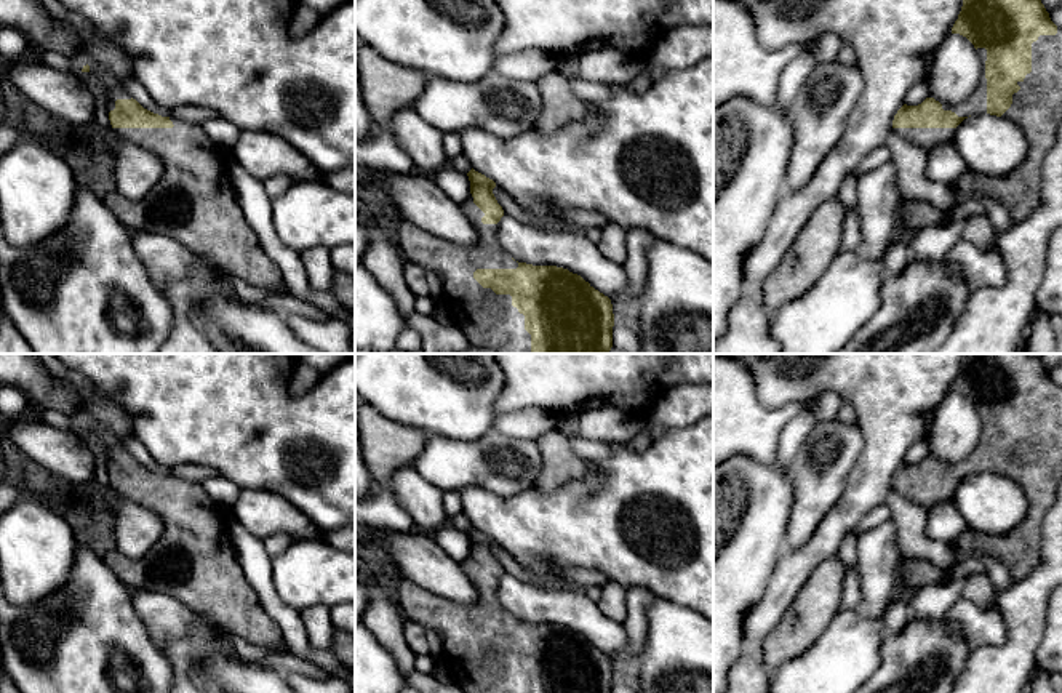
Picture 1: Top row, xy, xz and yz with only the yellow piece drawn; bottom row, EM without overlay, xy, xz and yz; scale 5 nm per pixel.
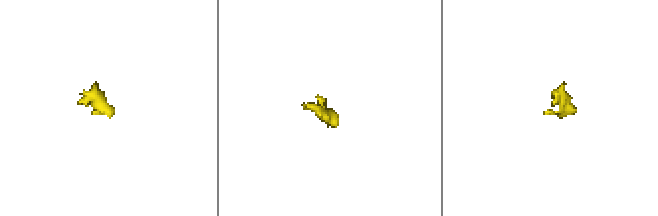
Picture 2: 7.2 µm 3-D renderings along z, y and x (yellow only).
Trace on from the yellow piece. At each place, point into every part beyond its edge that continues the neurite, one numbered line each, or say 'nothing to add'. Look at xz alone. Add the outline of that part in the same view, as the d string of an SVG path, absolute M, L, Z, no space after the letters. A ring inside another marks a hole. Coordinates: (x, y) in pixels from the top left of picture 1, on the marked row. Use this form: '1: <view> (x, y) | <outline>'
1: xz (487, 319) | M469 200L461 205L478 232L475 246L462 246L435 237L417 226L401 221L398 226L398 246L405 259L432 270L443 285L443 302L454 318L454 325L465 334L470 346L489 347L497 354L531 354L531 334L525 330L525 315L512 306L510 294L496 294L491 288L483 288L475 278L477 269L517 269L513 261L497 242L497 224L483 224L485 213Z

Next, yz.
1: yz (1037, 108) | M1062 29L1040 35L1032 43L1032 72L1012 94L1011 107L1001 115L1014 122L1028 141L1025 162L1003 178L971 171L953 187L961 202L977 194L992 195L1006 205L1016 222L1040 205L1041 171L1046 154L1056 142L1062 122Z

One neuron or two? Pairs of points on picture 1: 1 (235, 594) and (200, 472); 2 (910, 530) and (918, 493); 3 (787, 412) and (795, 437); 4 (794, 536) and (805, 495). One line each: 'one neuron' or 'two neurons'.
1: two neurons
2: two neurons
3: two neurons
4: one neuron

